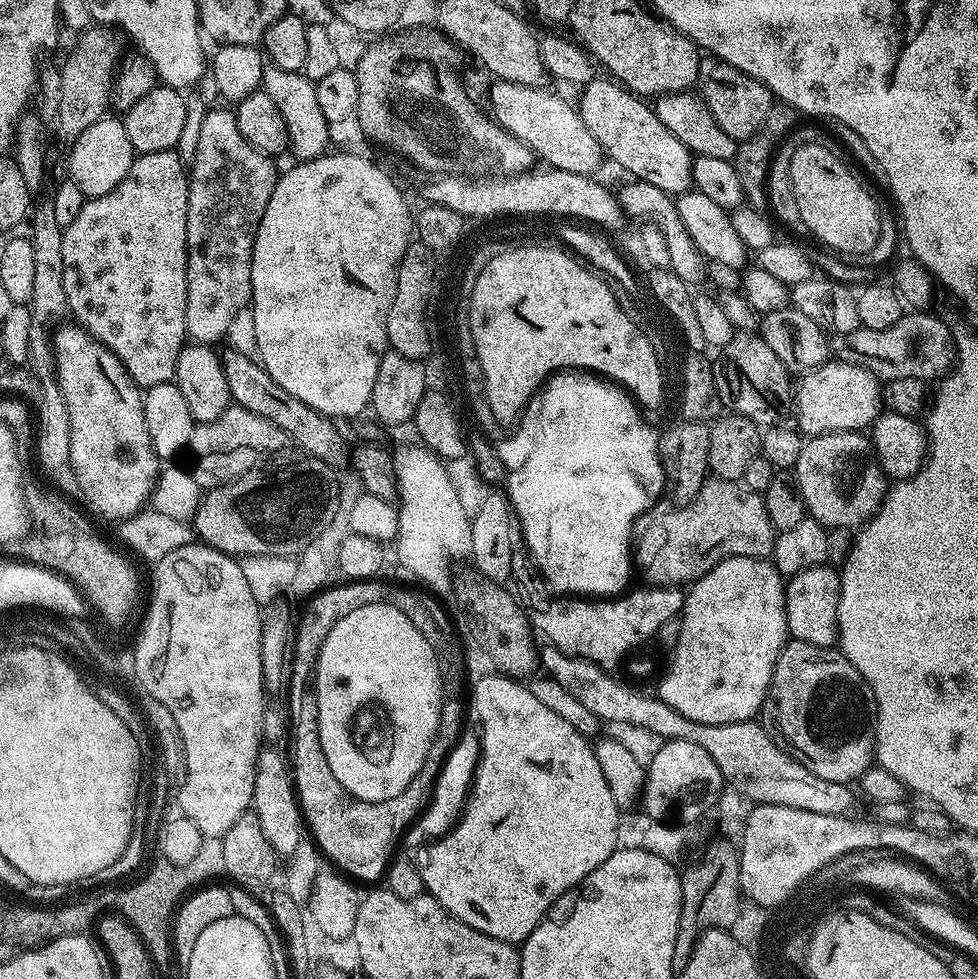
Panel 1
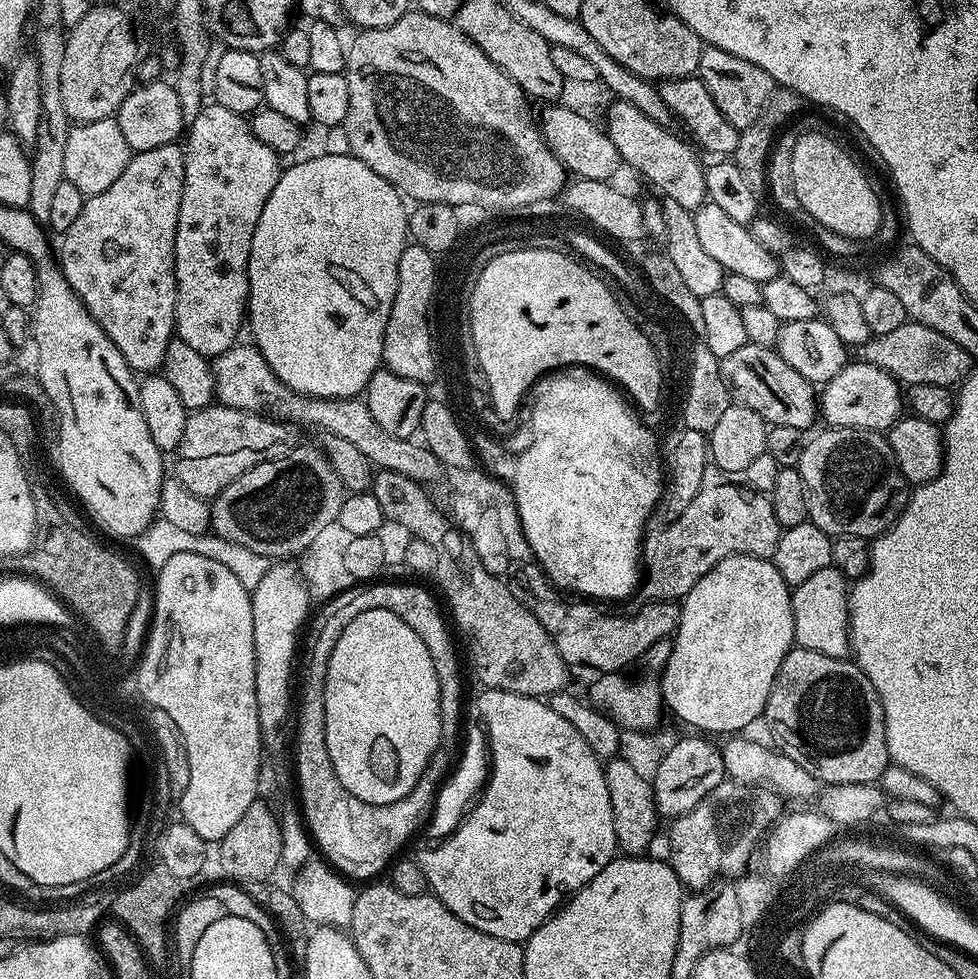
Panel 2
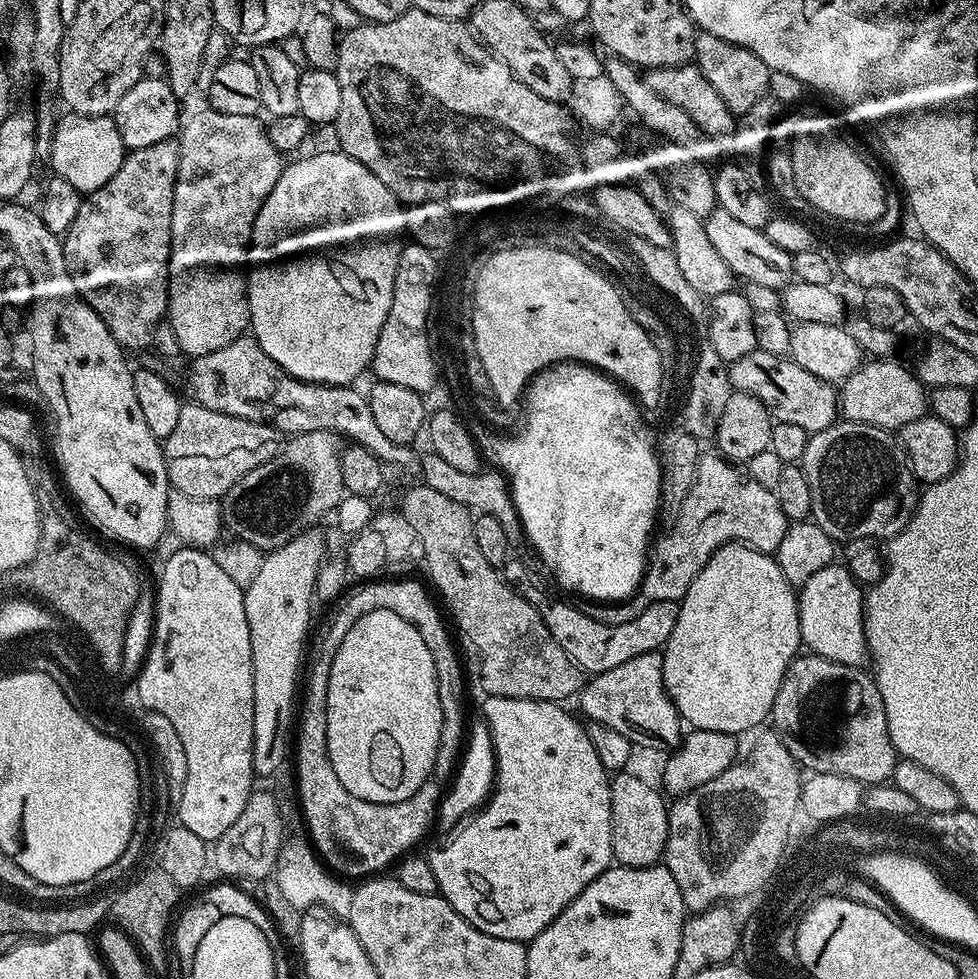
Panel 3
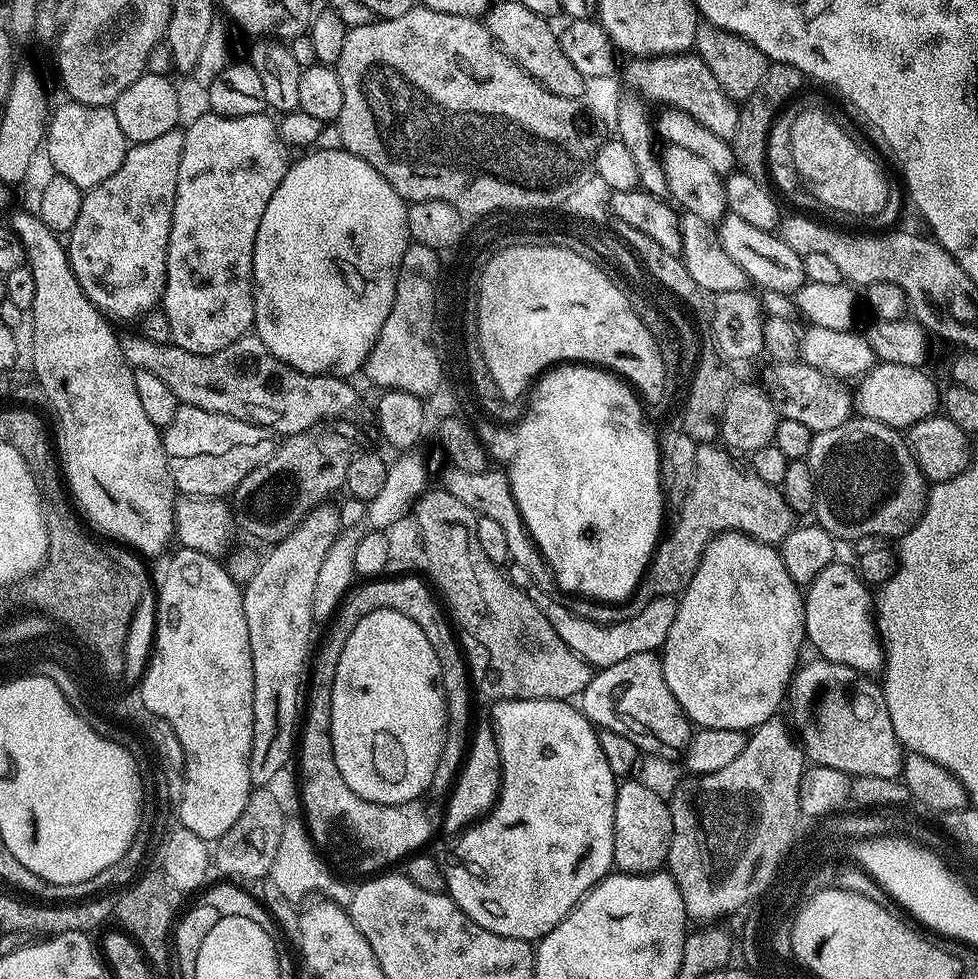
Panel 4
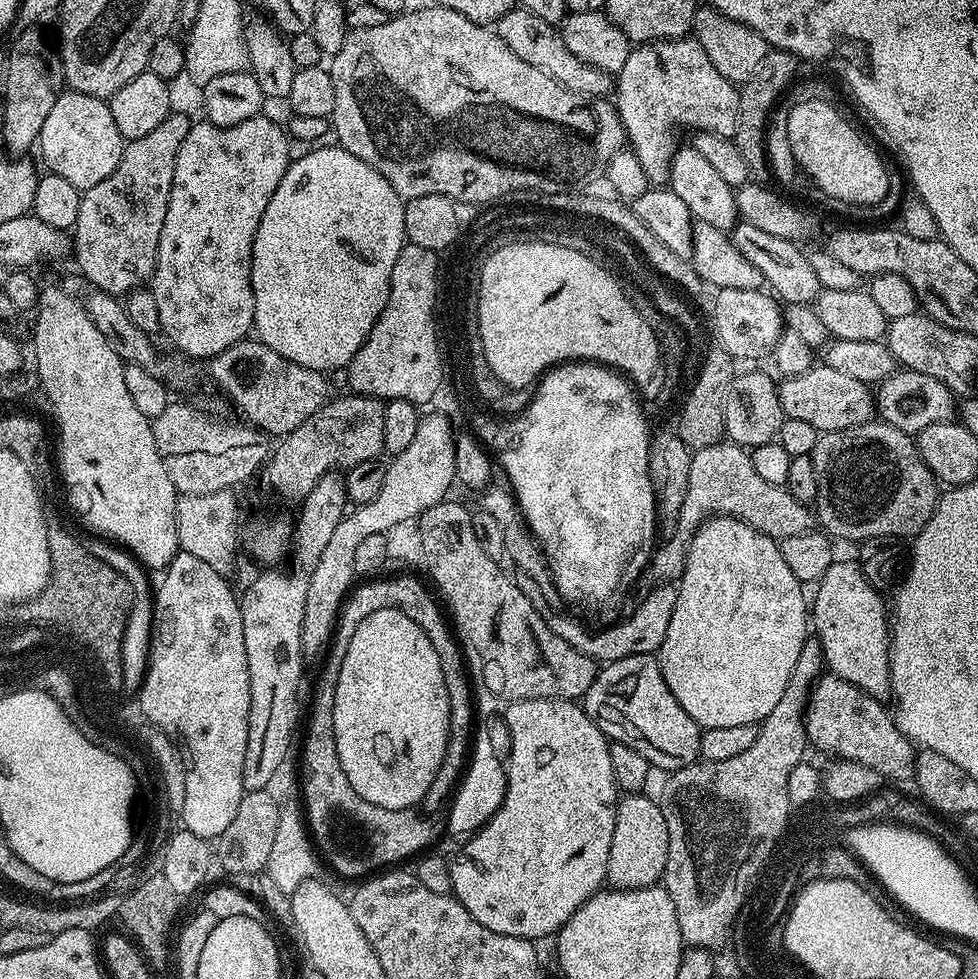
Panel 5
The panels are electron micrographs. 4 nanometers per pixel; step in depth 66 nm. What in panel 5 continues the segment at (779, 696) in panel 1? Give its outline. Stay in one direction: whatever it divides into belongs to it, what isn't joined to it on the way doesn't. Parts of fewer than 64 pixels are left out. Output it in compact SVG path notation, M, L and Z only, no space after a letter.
M831 674L821 675L812 687L808 696L808 705L804 711L804 735L807 743L812 744L820 752L825 752L828 758L839 758L858 762L870 770L874 770L885 781L908 780L912 775L912 767L916 764L917 749L907 736L903 736L896 725L893 713L883 708L881 701L875 696L866 694L858 686L846 682L842 678Z

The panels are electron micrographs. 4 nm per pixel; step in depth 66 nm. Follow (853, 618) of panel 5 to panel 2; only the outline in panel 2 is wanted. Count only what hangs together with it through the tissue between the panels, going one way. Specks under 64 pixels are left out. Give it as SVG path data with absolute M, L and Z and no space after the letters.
M833 566L818 570L818 574L806 578L806 582L795 585L791 593L795 643L806 650L818 650L818 654L830 654L830 658L845 659L852 646L848 637L850 581Z

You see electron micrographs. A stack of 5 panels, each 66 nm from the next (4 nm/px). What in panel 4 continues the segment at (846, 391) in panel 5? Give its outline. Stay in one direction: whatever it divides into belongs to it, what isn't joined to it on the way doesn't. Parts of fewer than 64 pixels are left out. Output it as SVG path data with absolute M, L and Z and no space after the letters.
M803 362L776 364L773 369L772 381L766 384L766 391L781 417L802 422L802 426L815 434L834 430L834 426L846 422L853 415L854 396L845 381L822 374L822 370L814 370L814 366Z

